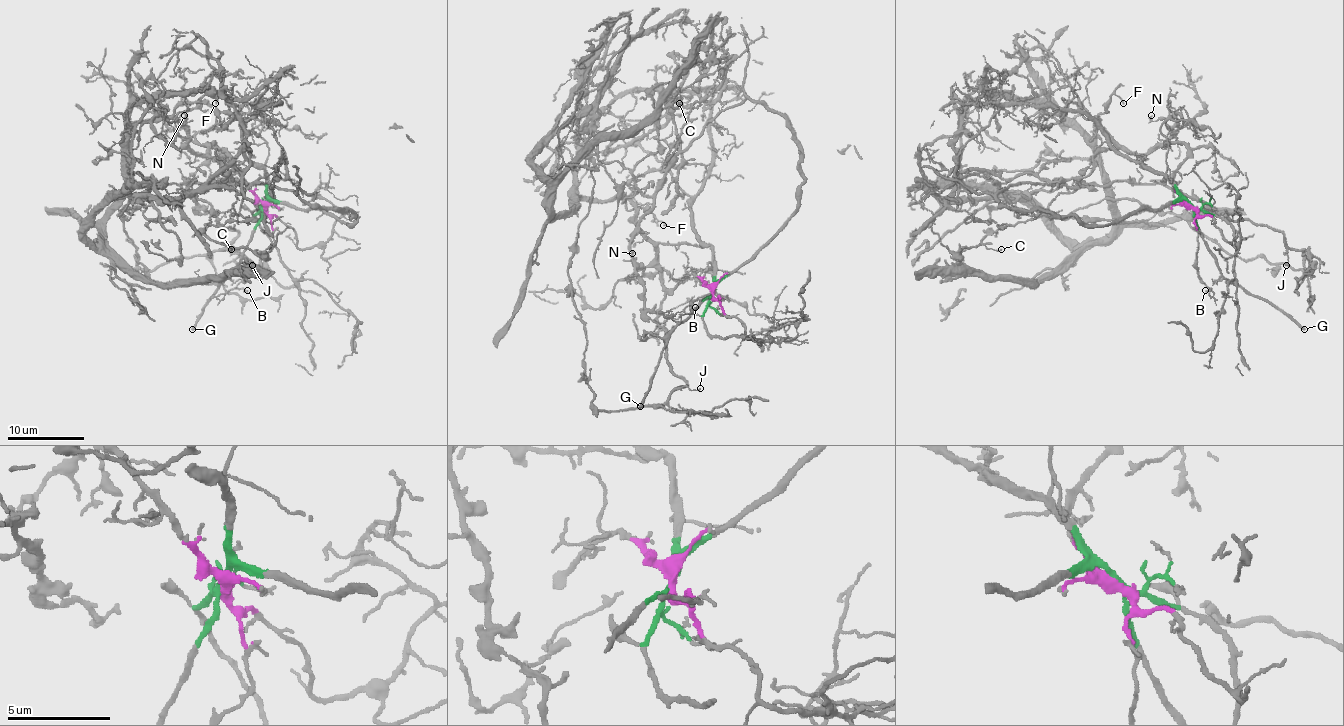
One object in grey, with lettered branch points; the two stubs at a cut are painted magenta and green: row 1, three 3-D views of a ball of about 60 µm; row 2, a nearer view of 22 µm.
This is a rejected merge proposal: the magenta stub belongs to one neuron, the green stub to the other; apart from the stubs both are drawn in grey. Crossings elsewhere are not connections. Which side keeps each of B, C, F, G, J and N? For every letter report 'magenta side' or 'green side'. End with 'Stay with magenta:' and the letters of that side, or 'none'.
B: magenta side
C: green side
F: magenta side
G: green side
J: green side
N: magenta side
Stay with magenta: B, F, N

